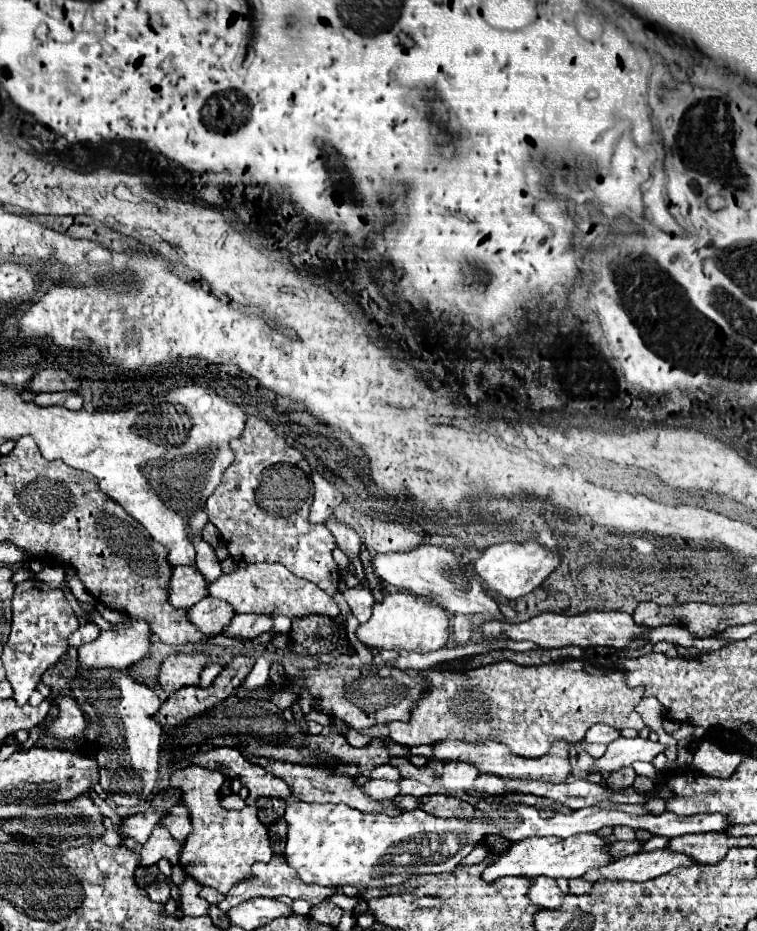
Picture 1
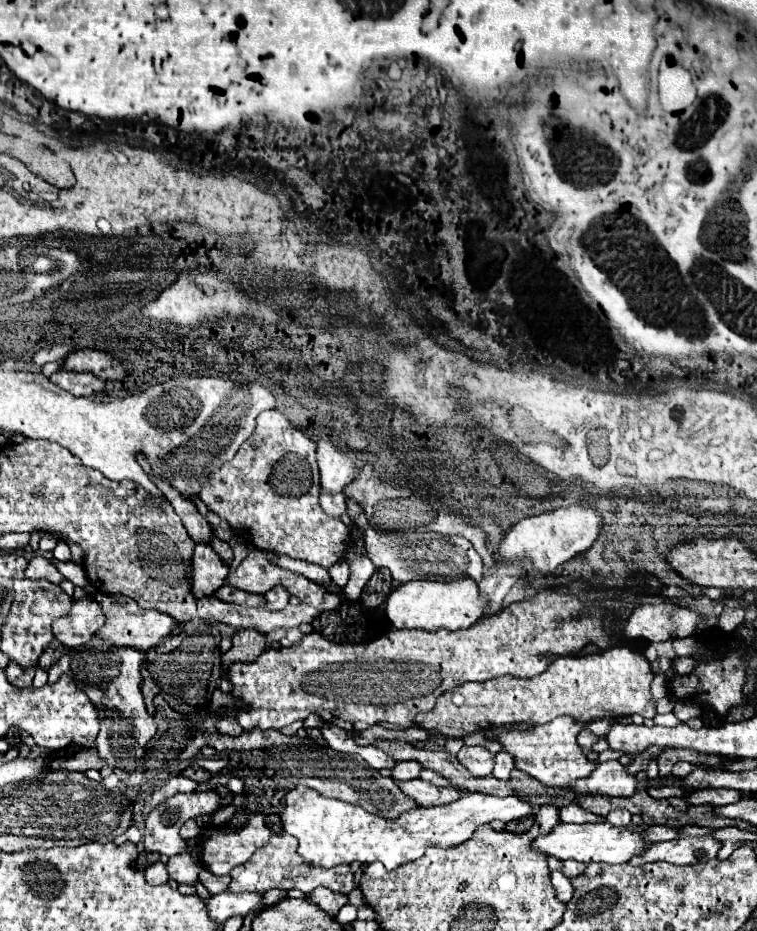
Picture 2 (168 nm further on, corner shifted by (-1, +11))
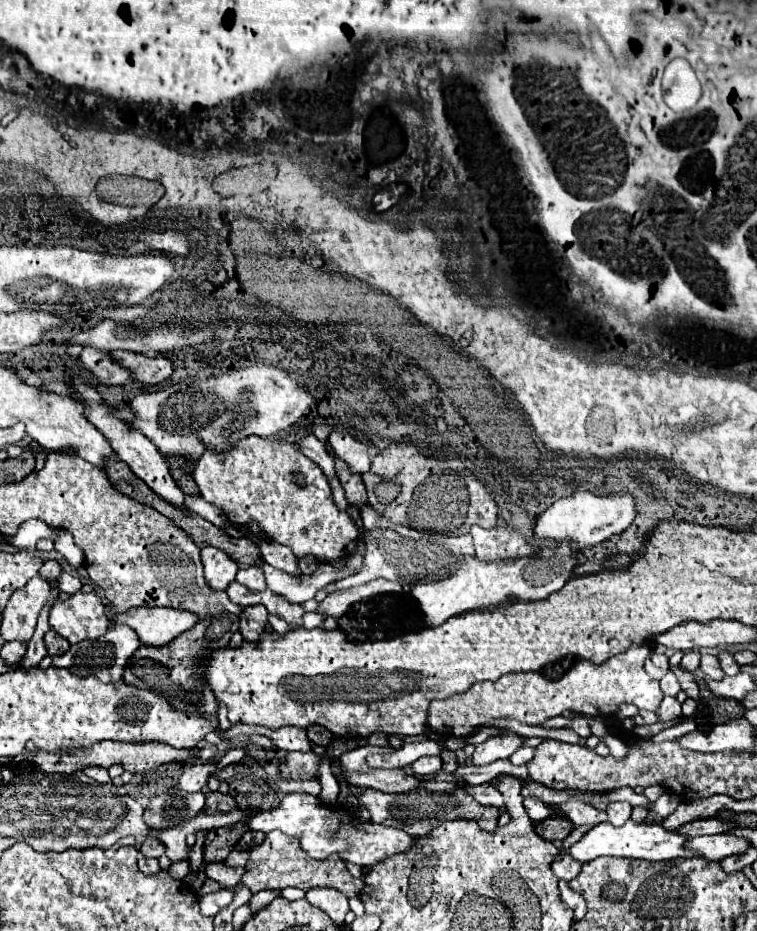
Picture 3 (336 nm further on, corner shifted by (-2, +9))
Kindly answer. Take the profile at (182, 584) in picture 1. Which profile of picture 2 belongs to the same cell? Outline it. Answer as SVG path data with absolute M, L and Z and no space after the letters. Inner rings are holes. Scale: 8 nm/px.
M197 544L193 554L193 592L201 596L211 596L219 590L229 574L229 566L217 556L211 546Z

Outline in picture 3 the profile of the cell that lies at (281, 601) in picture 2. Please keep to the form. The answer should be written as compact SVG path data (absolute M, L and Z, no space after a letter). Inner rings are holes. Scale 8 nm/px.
M263 558L261 559L262 564L260 568L264 570L268 588L272 592L276 592L278 596L282 594L286 600L292 600L292 602L310 600L310 598L314 598L314 594L320 588L328 586L330 582L336 582L336 580L342 580L342 578L354 574L350 568L334 568L334 566L328 566L328 564L320 564L314 574L294 578L294 576L282 572L282 570L272 568L268 562L265 562Z

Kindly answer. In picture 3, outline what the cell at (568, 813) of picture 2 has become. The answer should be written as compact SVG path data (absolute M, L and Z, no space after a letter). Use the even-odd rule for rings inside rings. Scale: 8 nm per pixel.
M524 798L524 808L526 808L532 822L540 822L540 820L546 820L550 816L564 816L560 810L554 810L552 806L548 806L536 798Z

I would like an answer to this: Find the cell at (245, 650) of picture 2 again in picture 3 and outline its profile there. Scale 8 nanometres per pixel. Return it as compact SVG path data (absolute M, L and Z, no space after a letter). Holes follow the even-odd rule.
M258 604L244 608L244 612L240 614L240 634L244 636L244 642L258 644L266 628L268 628L268 612L264 606Z

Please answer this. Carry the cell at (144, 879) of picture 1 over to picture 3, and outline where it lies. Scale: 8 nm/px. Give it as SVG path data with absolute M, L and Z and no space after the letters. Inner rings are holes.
M148 838L142 846L140 846L140 852L144 856L152 856L152 858L160 858L164 854L164 848L162 848L162 842L154 840L154 838Z

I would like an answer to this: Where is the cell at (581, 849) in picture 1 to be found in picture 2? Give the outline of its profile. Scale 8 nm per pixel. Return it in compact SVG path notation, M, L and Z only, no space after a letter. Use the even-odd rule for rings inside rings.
M607 820L603 822L587 822L587 824L557 824L551 834L543 834L533 842L535 850L545 852L547 856L557 856L559 860L577 860L583 864L605 862L605 864L621 864L629 862L633 856L643 856L649 842L641 836L641 830L633 826L613 826Z

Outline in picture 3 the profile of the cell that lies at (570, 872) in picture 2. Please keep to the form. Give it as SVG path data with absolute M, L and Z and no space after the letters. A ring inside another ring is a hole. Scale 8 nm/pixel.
M564 854L564 858L562 858L562 860L552 862L552 870L554 870L554 874L556 874L558 878L562 878L562 880L570 882L572 878L576 878L576 876L580 874L582 864L580 864L580 862L576 862L570 854Z

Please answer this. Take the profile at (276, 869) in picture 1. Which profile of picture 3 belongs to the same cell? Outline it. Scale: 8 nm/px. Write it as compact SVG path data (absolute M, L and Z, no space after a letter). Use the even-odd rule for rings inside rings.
M272 830L270 834L266 834L266 840L262 844L252 848L250 860L244 866L242 884L248 886L252 894L256 894L260 890L284 890L288 886L302 888L304 892L314 888L314 886L328 886L328 888L336 888L342 894L346 894L348 898L352 898L352 896L358 896L358 892L364 886L364 880L354 878L348 872L346 864L338 856L330 856L326 860L312 860L300 848L298 838L292 838L292 836L286 836L278 830Z

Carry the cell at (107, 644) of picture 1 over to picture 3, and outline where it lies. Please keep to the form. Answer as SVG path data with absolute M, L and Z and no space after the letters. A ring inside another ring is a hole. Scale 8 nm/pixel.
M106 604L106 616L110 624L128 624L144 646L164 646L198 622L196 614L174 608L130 608L114 614L114 608Z

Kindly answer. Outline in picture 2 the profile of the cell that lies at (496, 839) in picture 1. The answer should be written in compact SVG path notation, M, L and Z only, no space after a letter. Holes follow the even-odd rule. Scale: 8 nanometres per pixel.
M531 814L531 816L527 816L527 818L522 818L507 823L504 829L511 833L521 834L528 831L533 824L535 824L535 816Z

